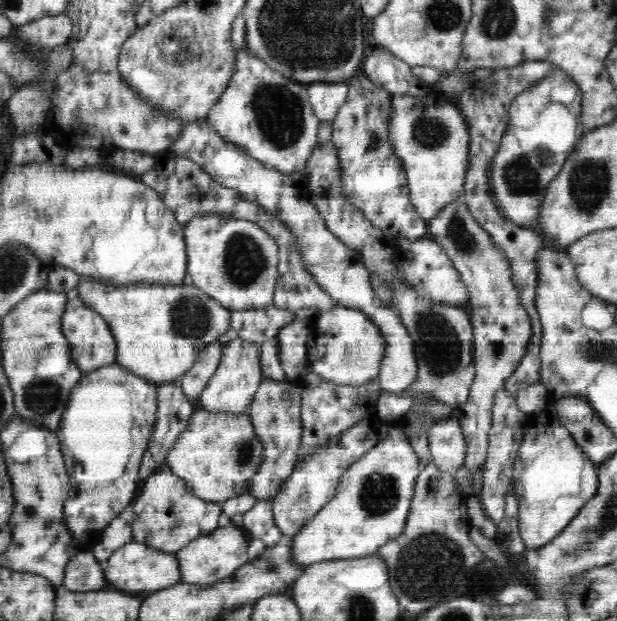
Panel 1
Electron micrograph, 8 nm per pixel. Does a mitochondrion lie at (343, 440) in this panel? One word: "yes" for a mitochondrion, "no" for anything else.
no

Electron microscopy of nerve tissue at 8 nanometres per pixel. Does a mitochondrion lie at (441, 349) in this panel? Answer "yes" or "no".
yes

